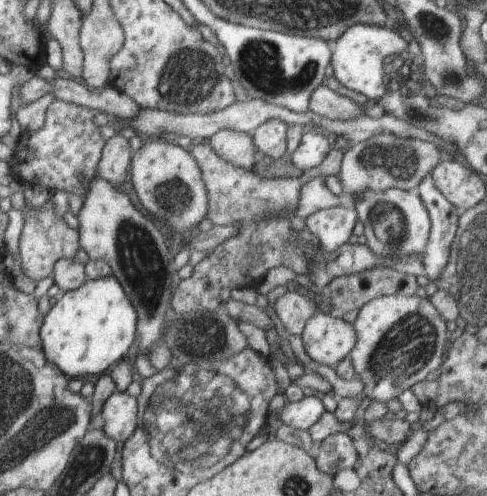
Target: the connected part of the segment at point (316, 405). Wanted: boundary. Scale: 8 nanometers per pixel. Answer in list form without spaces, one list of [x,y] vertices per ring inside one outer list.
[[[316,395],[304,396],[298,402],[286,402],[278,416],[284,425],[309,430],[324,414],[325,408]]]

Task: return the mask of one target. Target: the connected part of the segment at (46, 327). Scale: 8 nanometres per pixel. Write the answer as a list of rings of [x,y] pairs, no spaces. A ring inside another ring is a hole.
[[[113,275],[87,282],[76,290],[65,292],[64,296],[51,306],[43,319],[40,328],[42,350],[46,362],[52,362],[68,378],[82,378],[81,376],[98,376],[110,368],[112,364],[125,359],[124,355],[136,339],[136,310],[130,298]]]

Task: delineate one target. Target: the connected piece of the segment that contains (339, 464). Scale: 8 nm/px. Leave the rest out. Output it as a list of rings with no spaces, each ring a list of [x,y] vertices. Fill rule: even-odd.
[[[338,432],[322,441],[319,456],[315,461],[318,470],[334,476],[339,470],[355,467],[358,460],[353,439],[344,432]]]

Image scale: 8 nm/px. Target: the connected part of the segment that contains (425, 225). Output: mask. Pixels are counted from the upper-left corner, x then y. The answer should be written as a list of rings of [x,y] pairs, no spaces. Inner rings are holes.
[[[393,187],[382,194],[362,194],[354,200],[358,221],[364,226],[367,247],[377,258],[396,257],[399,254],[425,252],[431,222],[423,201],[416,192]]]

